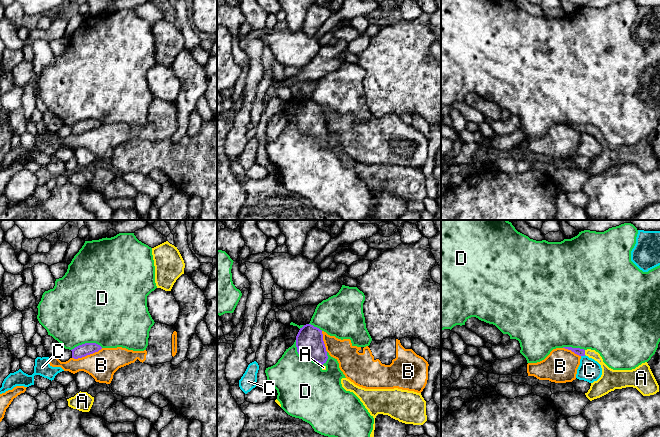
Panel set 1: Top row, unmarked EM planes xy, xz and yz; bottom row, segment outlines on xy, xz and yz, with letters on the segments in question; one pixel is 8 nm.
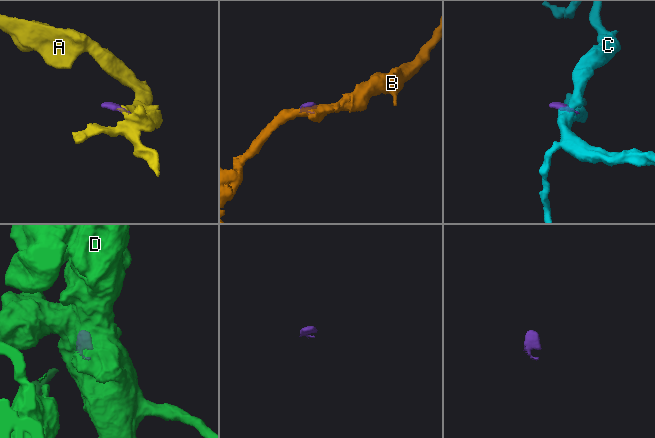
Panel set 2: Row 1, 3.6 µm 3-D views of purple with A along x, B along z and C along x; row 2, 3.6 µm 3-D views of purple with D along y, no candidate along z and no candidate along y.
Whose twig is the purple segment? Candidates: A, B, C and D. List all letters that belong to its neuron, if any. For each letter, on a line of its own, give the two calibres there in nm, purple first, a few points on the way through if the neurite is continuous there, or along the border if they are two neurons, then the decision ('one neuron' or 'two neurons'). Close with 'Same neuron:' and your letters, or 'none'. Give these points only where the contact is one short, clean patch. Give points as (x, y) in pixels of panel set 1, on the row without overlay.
A: 60 nm thick on the purple side, 100 nm on the other; one neuron
B: 100 nm thick on the purple side, 240 nm on the other; border along xy (102, 124), (84, 132), (72, 134); two neurons
C: 60 nm thick on the purple side, 180 nm on the other; border along yz (585, 131), (581, 132); two neurons
D: 220 nm thick on the purple side, 440 nm on the other; two neurons
Same neuron: A

